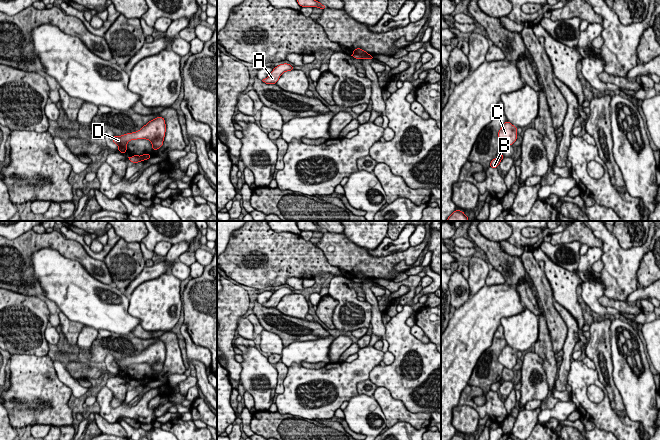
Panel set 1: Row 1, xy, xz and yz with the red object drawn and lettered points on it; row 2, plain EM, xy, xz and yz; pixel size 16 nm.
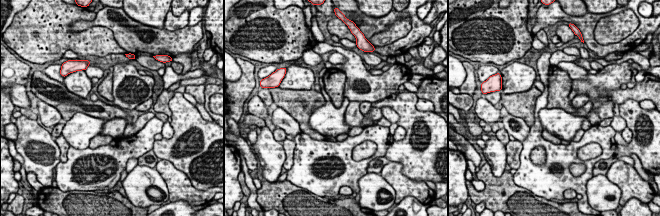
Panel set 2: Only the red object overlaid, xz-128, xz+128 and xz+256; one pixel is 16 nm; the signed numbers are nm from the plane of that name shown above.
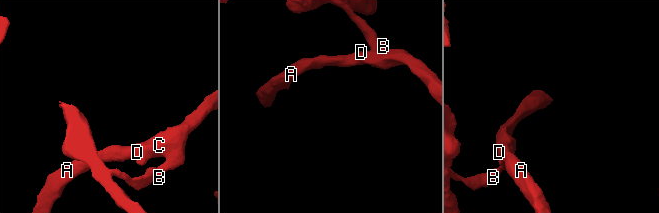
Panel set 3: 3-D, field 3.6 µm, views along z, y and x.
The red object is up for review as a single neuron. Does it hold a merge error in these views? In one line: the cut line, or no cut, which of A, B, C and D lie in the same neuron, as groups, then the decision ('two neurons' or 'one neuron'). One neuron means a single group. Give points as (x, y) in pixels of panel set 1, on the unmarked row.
xz (368, 278), (362, 282) | A C D / B | two neurons

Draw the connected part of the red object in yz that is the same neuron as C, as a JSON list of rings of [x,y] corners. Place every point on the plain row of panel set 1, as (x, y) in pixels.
[[[506,345],[499,354],[498,361],[504,368],[513,369],[517,363],[517,351]]]

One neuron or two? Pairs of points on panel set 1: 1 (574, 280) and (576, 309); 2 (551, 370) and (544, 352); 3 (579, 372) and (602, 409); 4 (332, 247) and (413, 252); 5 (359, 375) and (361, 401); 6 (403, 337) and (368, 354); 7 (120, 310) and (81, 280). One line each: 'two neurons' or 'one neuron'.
1: one neuron
2: one neuron
3: one neuron
4: one neuron
5: two neurons
6: two neurons
7: one neuron

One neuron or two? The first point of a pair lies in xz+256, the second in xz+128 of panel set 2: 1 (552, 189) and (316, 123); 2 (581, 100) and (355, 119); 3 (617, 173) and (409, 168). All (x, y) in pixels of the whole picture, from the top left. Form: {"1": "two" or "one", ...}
{"1": "two", "2": "one", "3": "two"}

